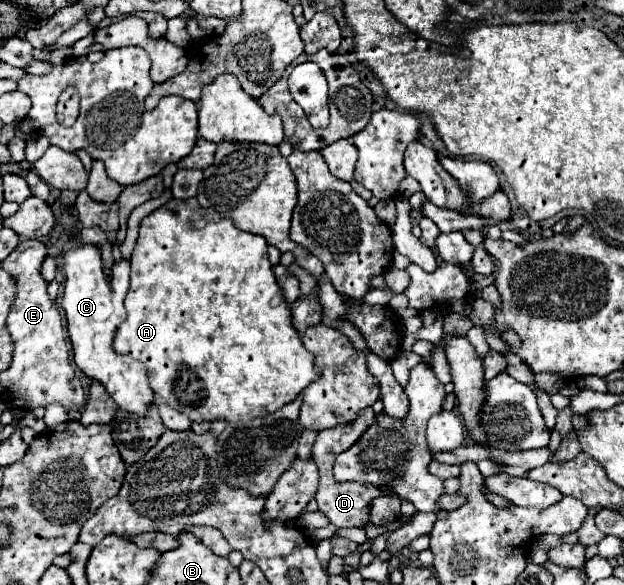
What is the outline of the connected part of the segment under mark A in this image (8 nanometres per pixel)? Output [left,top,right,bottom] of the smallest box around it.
[114,199,320,425]

